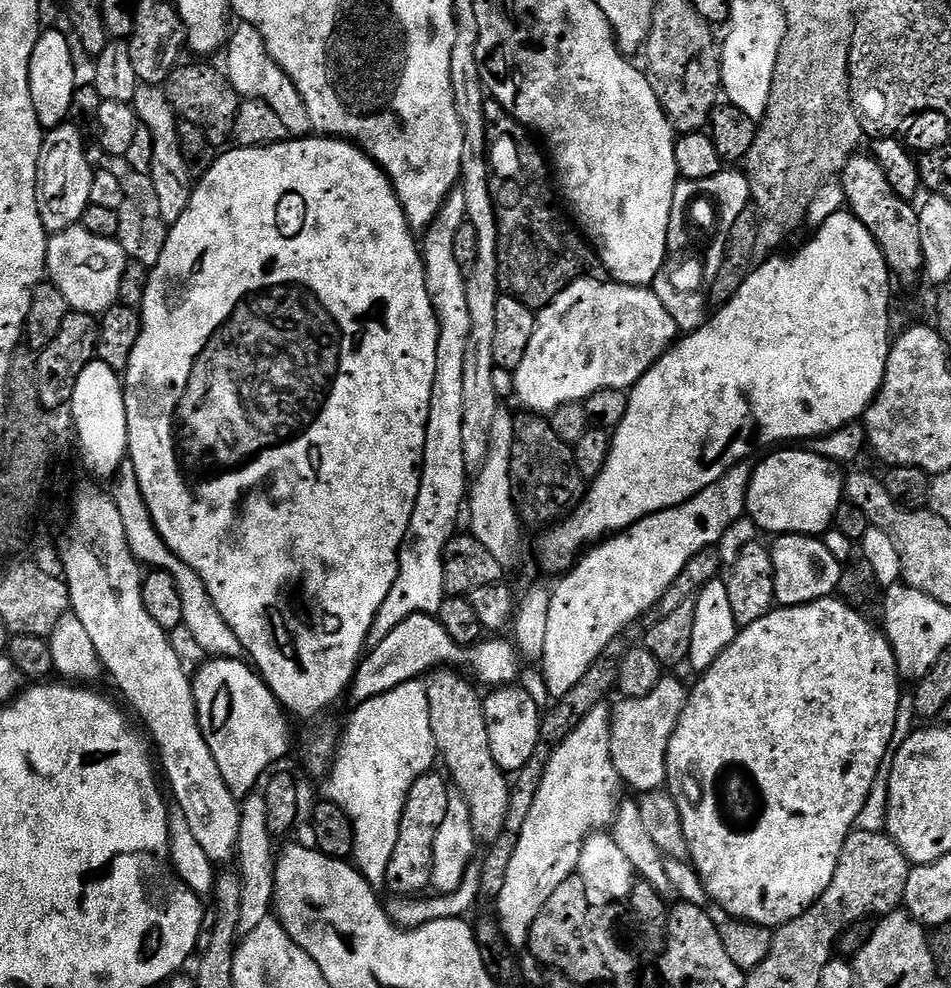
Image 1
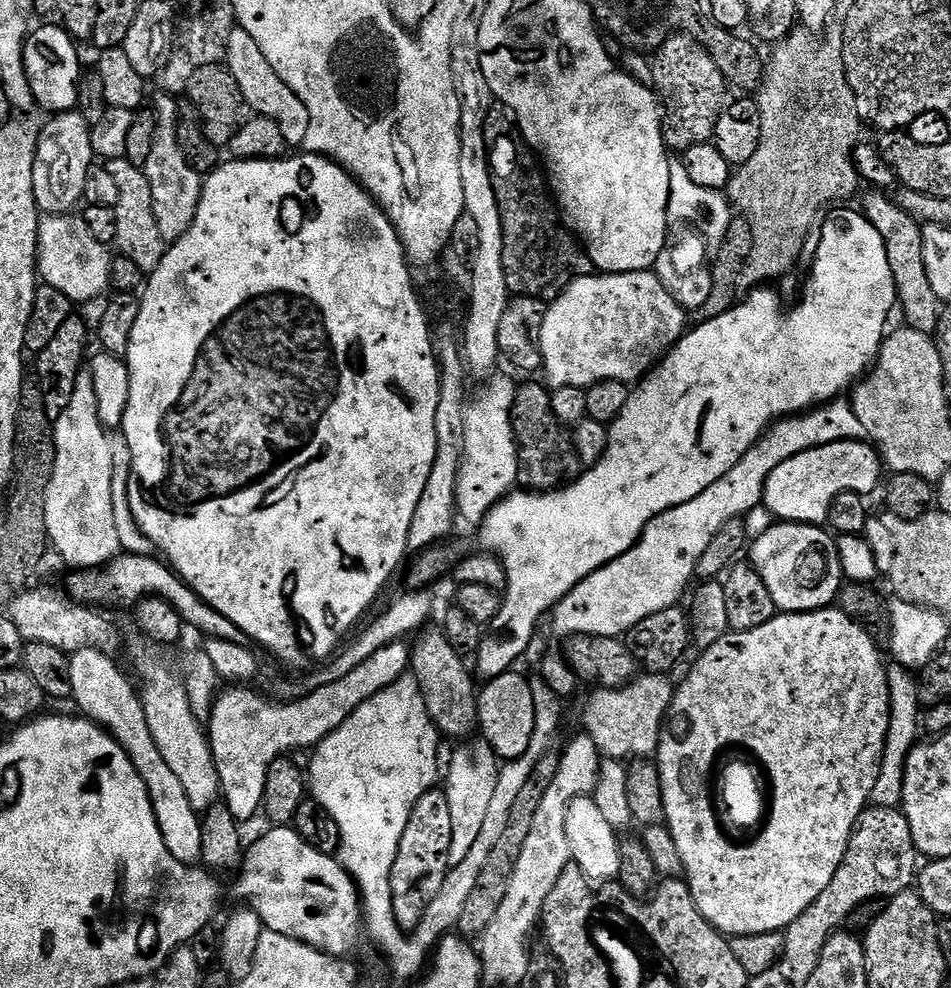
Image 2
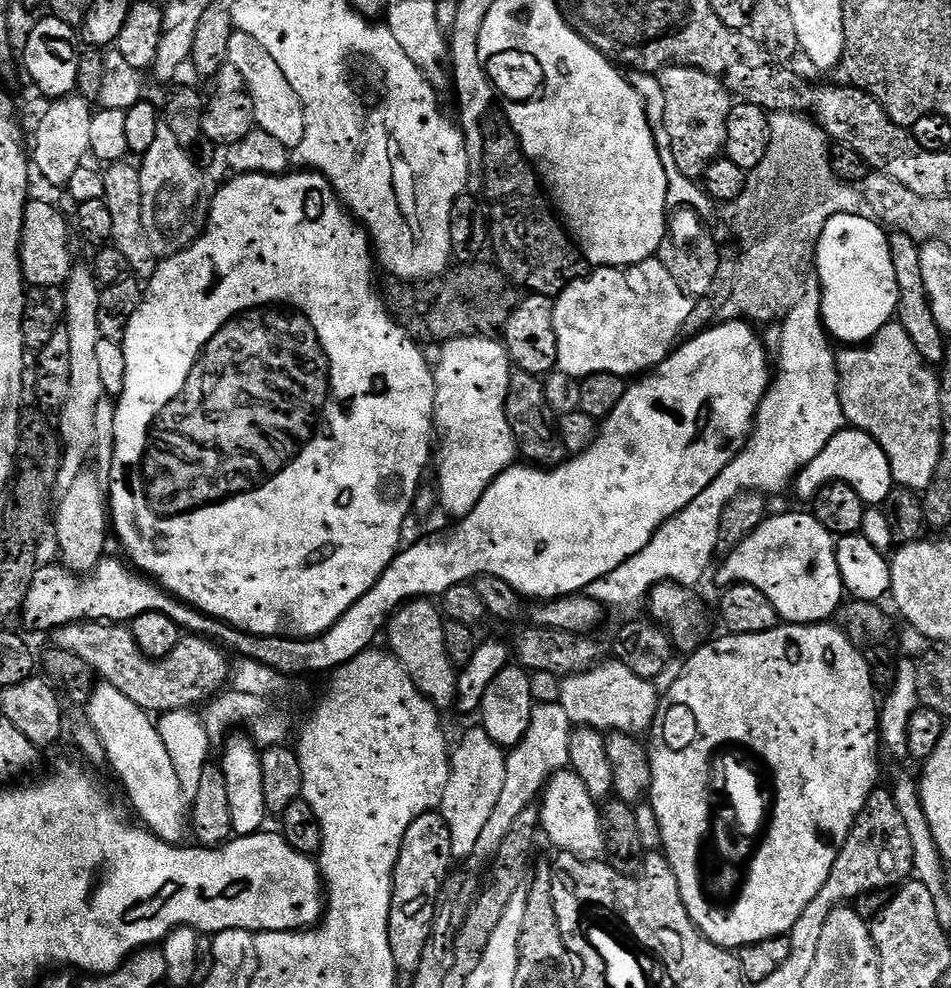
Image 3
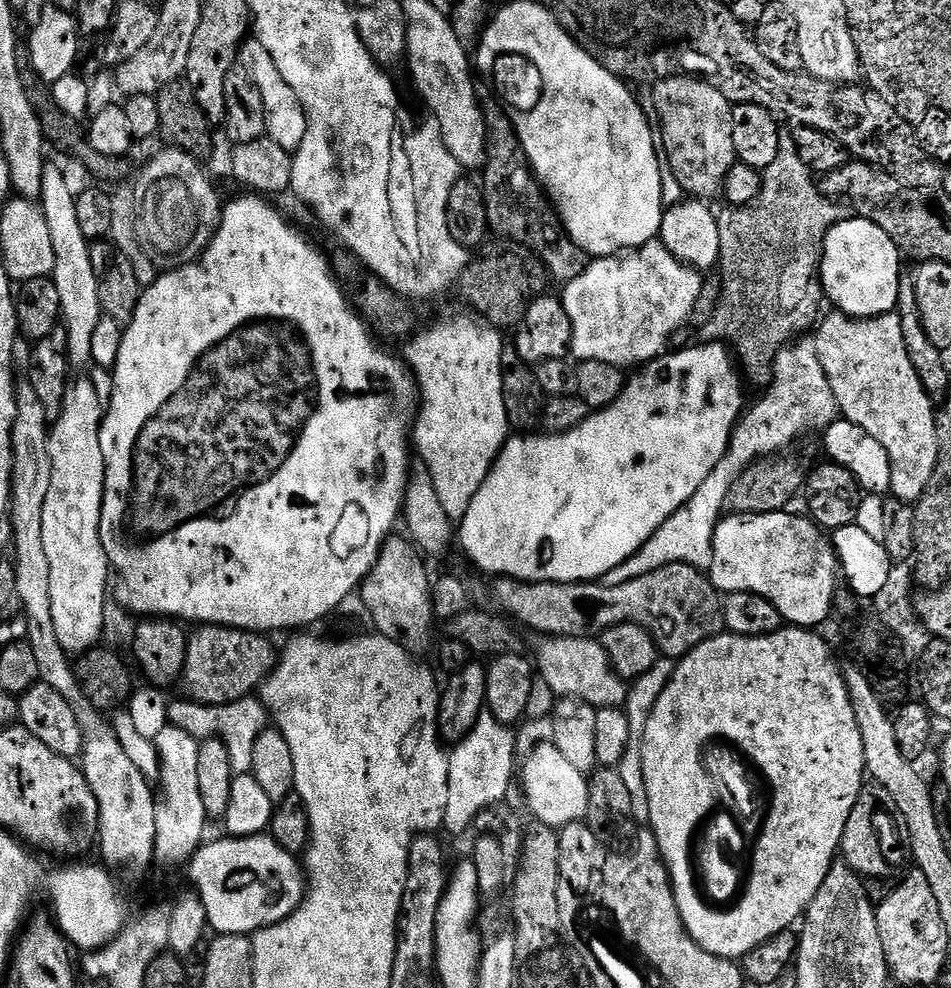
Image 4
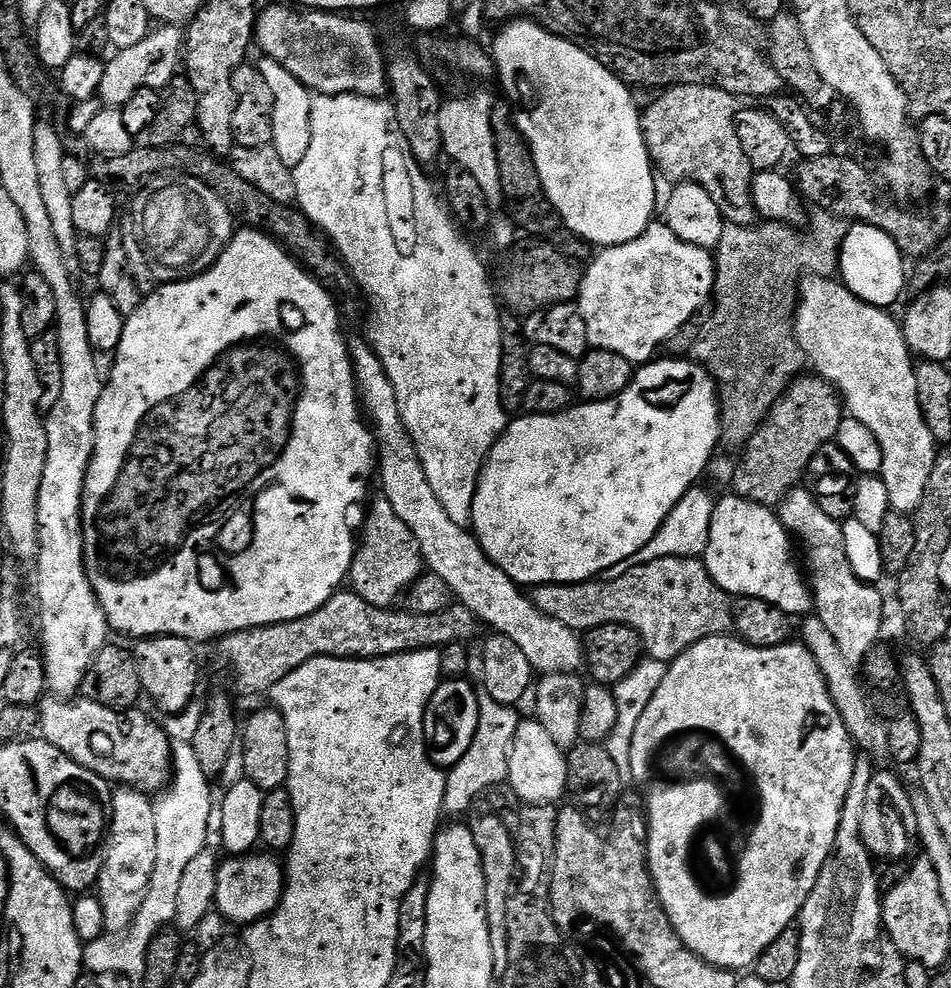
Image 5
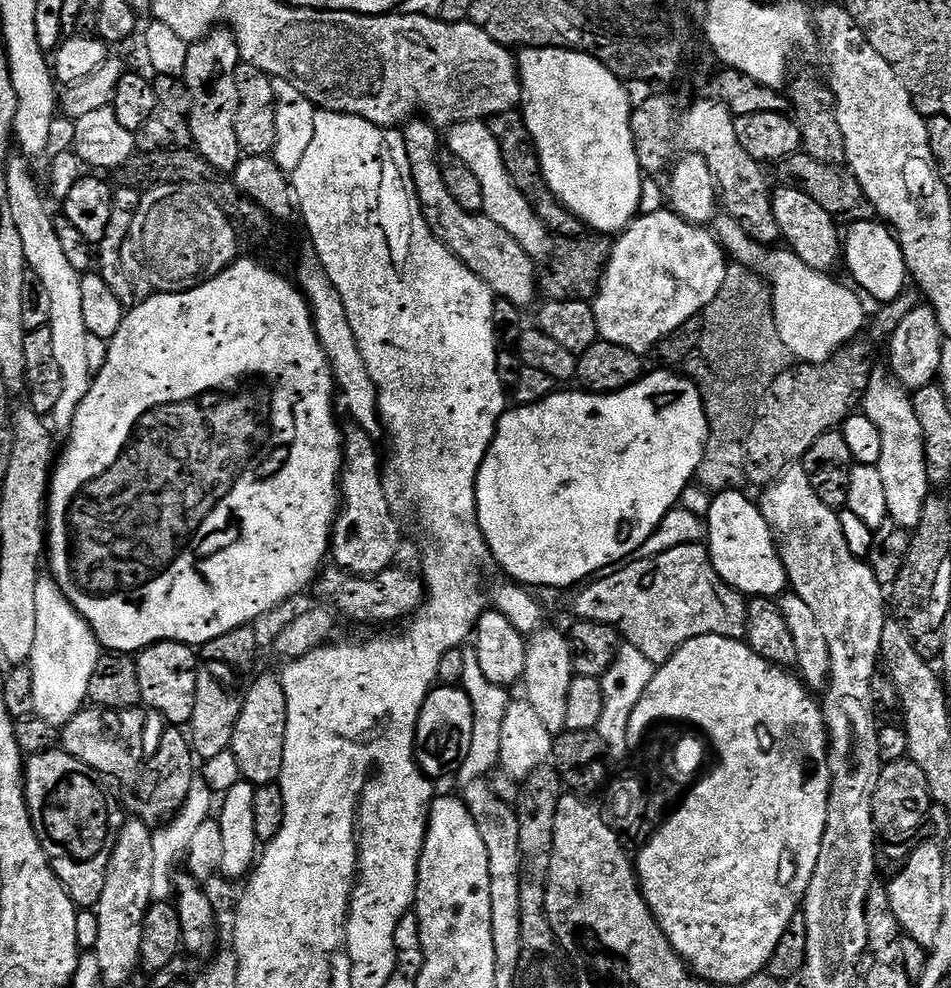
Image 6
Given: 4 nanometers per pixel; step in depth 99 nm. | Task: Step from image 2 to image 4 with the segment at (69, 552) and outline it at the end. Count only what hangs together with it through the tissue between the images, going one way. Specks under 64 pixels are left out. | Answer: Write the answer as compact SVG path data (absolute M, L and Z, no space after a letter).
M45 167L42 174L42 190L38 197L40 209L46 214L46 224L50 226L50 238L54 245L54 270L51 280L58 286L58 298L62 298L62 327L68 331L68 359L73 365L92 364L90 345L94 339L94 329L101 318L100 277L94 274L94 265L90 263L90 241L82 234L82 225L78 222L76 197L70 194L65 185L59 167Z

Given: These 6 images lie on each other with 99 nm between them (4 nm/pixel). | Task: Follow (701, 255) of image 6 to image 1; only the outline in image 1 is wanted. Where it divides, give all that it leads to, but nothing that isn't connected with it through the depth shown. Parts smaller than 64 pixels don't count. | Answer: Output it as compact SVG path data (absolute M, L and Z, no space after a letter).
M600 278L578 279L562 290L558 298L539 309L534 338L530 338L530 346L526 346L526 354L512 377L514 400L528 411L525 413L551 414L557 412L560 405L583 402L590 394L598 394L598 390L631 390L677 339L674 318L670 318L651 287L635 288L632 284L603 284L602 281Z

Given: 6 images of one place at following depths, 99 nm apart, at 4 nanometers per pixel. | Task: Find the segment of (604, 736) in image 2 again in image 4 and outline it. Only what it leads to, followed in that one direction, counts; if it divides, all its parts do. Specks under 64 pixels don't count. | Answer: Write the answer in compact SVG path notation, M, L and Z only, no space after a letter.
M549 636L536 648L534 664L539 679L550 686L558 698L569 696L591 704L593 708L618 708L628 699L629 685L612 669L599 639L582 636Z

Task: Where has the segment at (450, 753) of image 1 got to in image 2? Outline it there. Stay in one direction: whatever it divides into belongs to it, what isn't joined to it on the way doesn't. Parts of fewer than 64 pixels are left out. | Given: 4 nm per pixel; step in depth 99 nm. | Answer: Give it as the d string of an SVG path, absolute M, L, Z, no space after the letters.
M425 627L415 637L416 645L414 643L411 645L410 675L416 679L422 690L426 710L436 726L436 731L445 737L468 736L471 732L475 733L478 728L476 719L478 684L470 668L468 670L464 665L467 664L465 657L458 655L454 646L446 642L446 634L443 630L432 627Z

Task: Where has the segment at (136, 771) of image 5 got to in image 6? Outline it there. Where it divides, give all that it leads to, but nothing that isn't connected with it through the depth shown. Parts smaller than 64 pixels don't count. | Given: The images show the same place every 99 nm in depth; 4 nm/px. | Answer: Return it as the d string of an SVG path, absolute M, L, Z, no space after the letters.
M85 706L81 708L78 715L71 722L63 725L62 748L63 751L70 753L86 766L93 768L95 772L100 773L101 777L107 778L109 781L117 780L124 787L123 807L135 819L142 820L149 826L160 826L171 820L179 812L190 794L190 786L194 777L194 771L192 771L194 753L189 737L179 727L168 726L165 727L164 737L161 738L156 752L152 752L147 756L144 753L143 714L145 715L139 707L117 710L114 708Z

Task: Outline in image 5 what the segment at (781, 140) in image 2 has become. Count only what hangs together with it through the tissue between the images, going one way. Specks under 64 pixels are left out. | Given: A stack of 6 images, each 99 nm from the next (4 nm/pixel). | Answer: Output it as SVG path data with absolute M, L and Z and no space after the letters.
M813 211L812 232L803 236L793 225L782 224L779 220L754 224L725 223L721 241L714 249L716 262L716 286L712 317L698 342L694 342L690 356L701 364L716 382L720 397L720 444L723 447L743 450L750 442L768 411L776 405L789 384L806 368L806 357L802 346L796 340L796 309L798 289L805 274L814 276L837 275L840 266L840 248L844 245L850 227L849 221L840 220L828 212Z

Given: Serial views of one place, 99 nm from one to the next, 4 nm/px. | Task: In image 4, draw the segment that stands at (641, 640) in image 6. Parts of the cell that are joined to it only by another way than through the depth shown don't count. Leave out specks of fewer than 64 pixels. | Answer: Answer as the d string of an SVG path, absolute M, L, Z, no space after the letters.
M667 564L650 574L622 582L622 586L603 582L523 581L512 576L497 579L495 583L492 596L504 607L503 615L547 637L596 638L610 626L637 624L651 634L665 657L683 658L703 640L725 631L721 593L701 569L689 564Z

